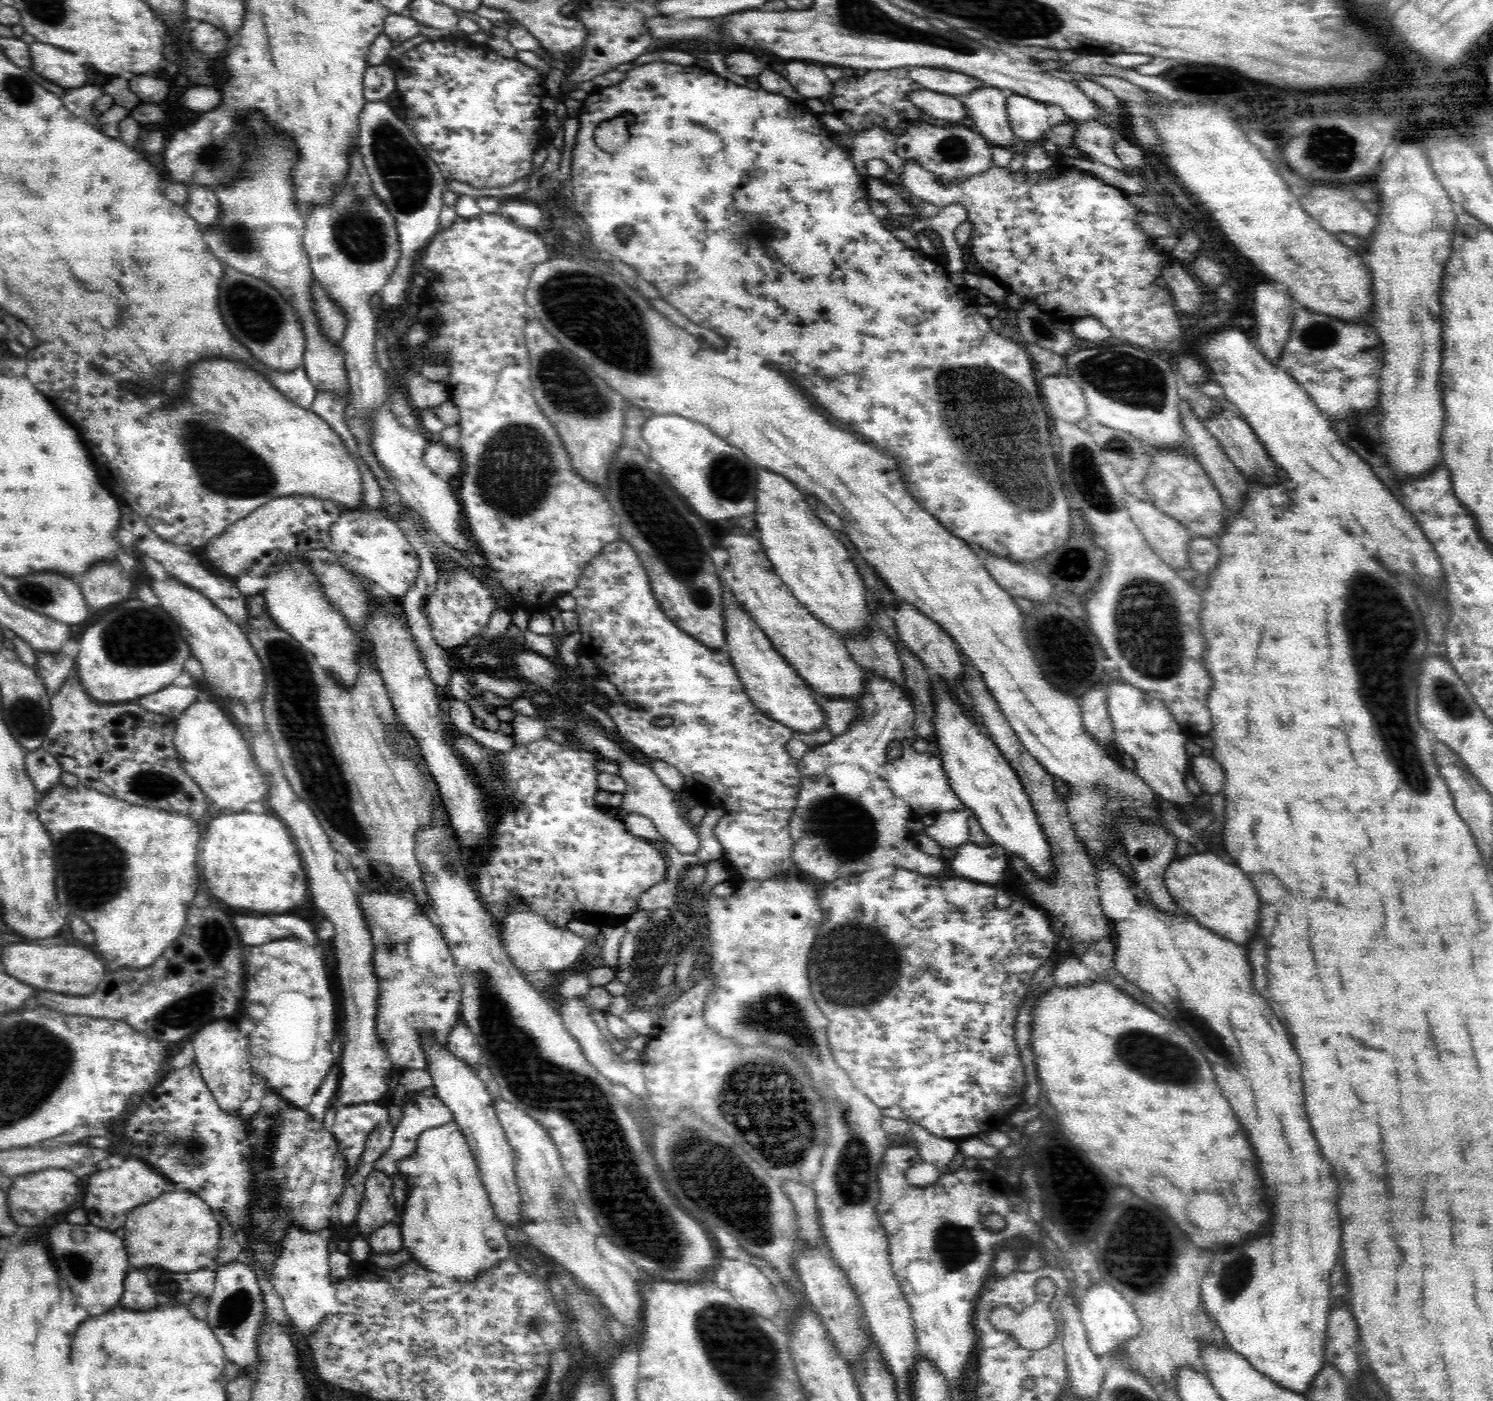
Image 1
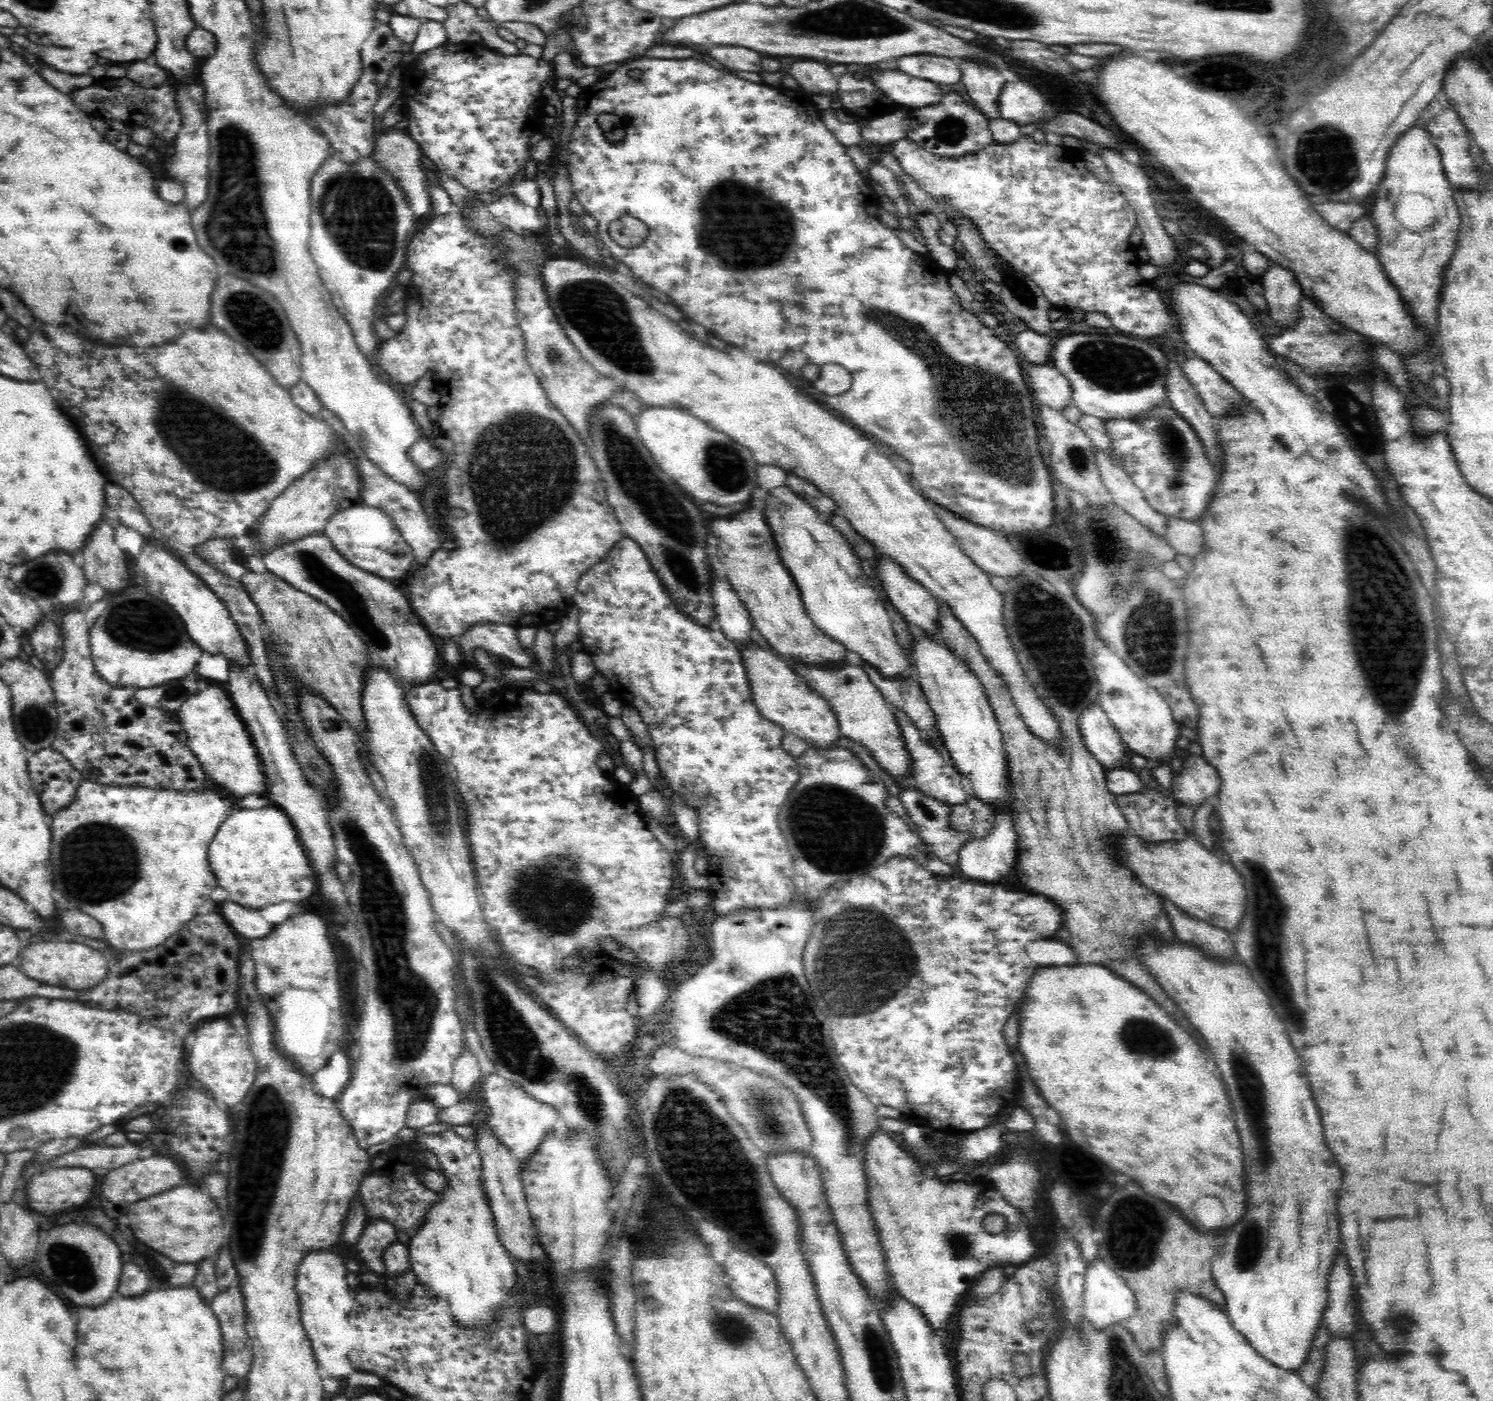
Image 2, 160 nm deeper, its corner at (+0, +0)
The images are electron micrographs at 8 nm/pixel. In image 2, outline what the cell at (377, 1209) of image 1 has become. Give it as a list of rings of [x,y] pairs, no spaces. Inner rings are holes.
[[[369,1218],[362,1236],[358,1238],[357,1249],[367,1270],[384,1276],[384,1250],[397,1240],[395,1226],[379,1218]]]

